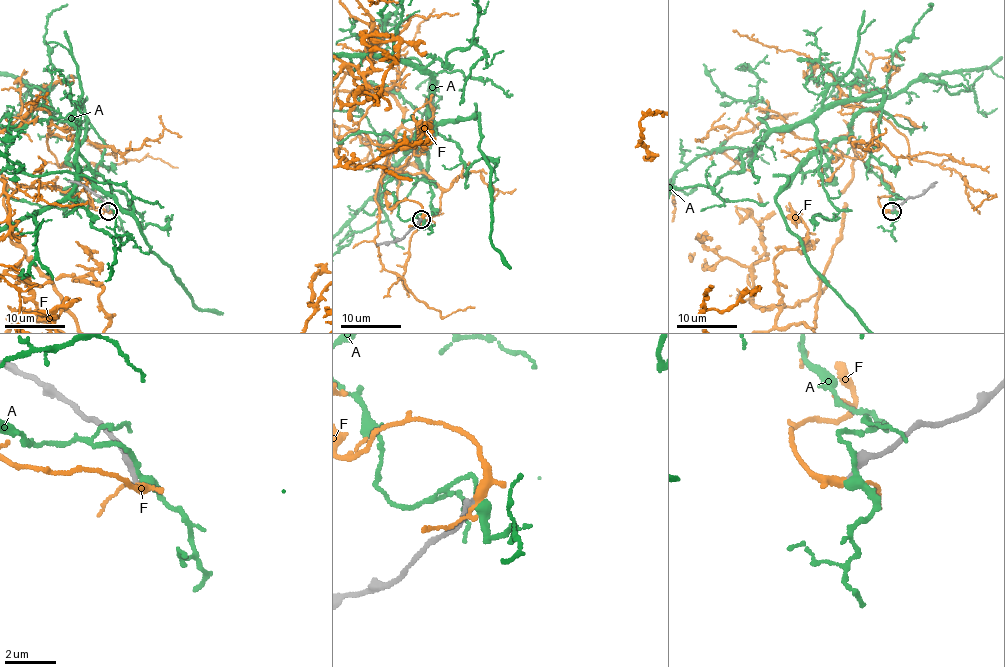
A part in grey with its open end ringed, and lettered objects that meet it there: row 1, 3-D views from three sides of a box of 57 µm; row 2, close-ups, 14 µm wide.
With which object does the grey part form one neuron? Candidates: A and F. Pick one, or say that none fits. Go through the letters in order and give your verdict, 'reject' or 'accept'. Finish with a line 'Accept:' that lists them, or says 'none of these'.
A: reject
F: reject
Accept: none of these

